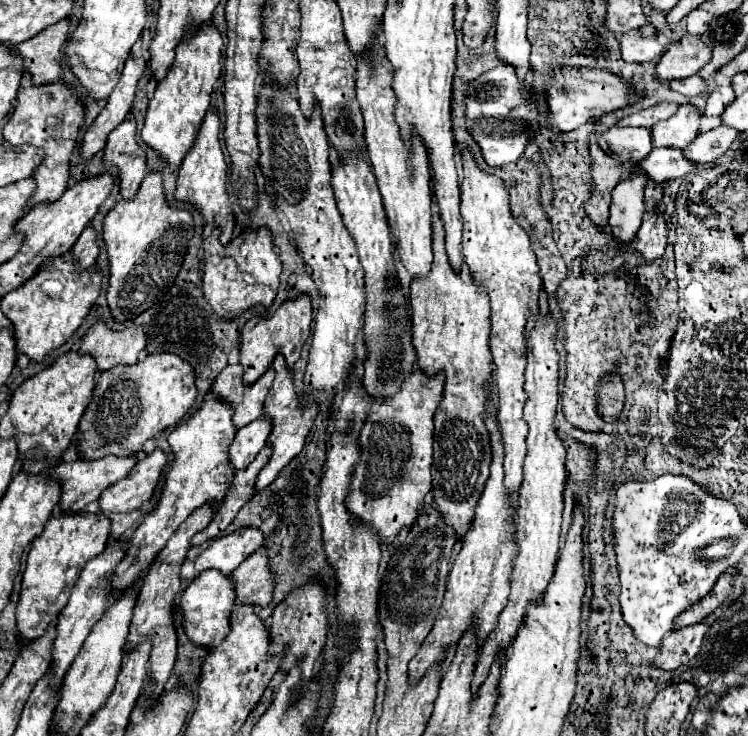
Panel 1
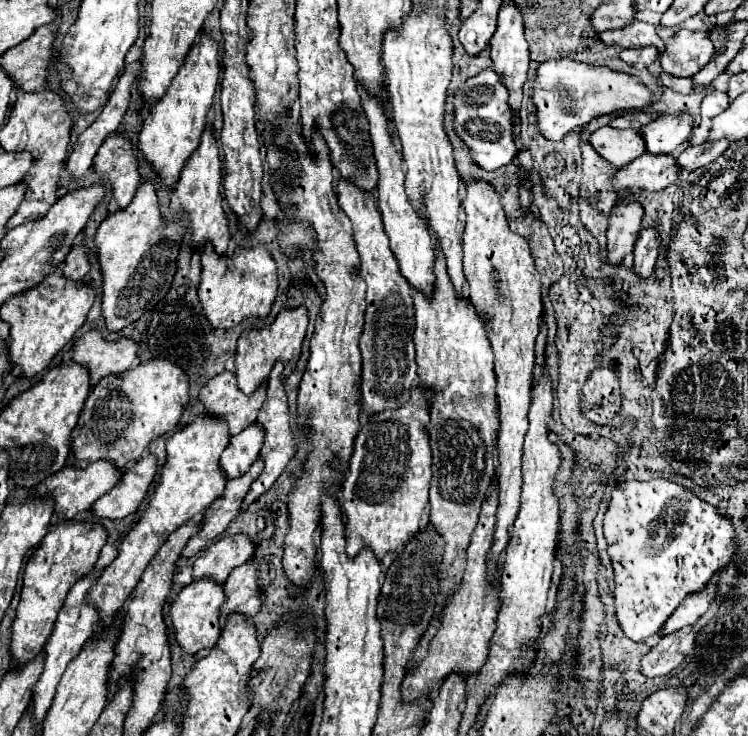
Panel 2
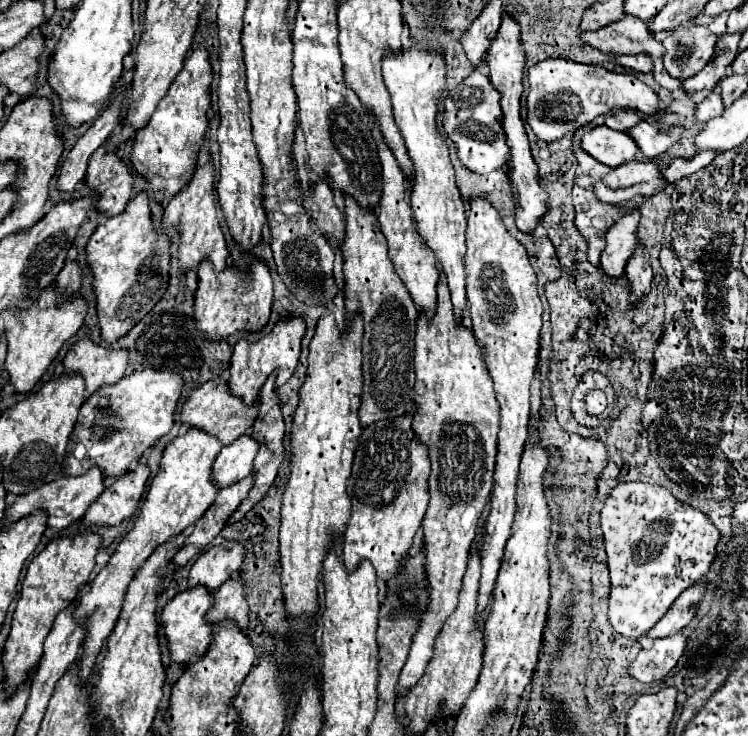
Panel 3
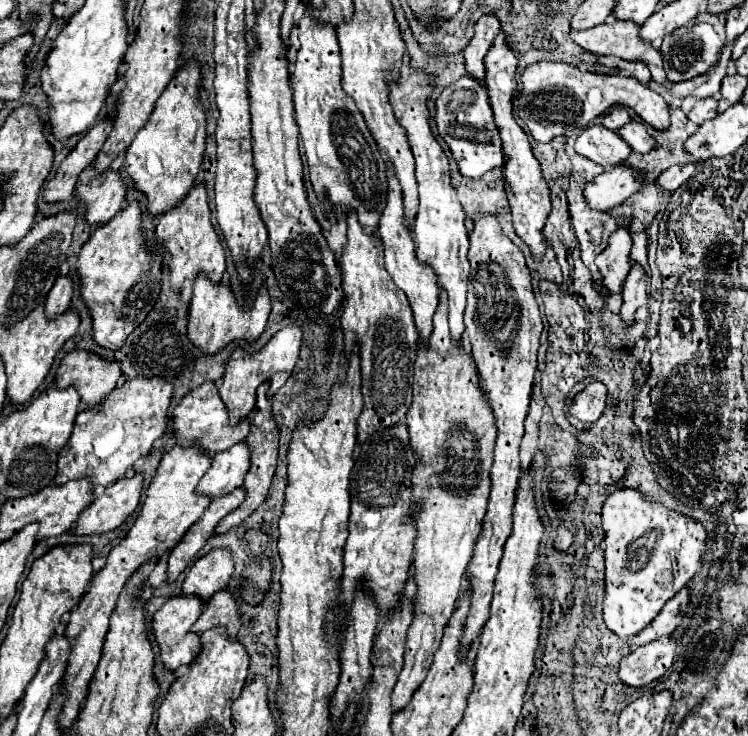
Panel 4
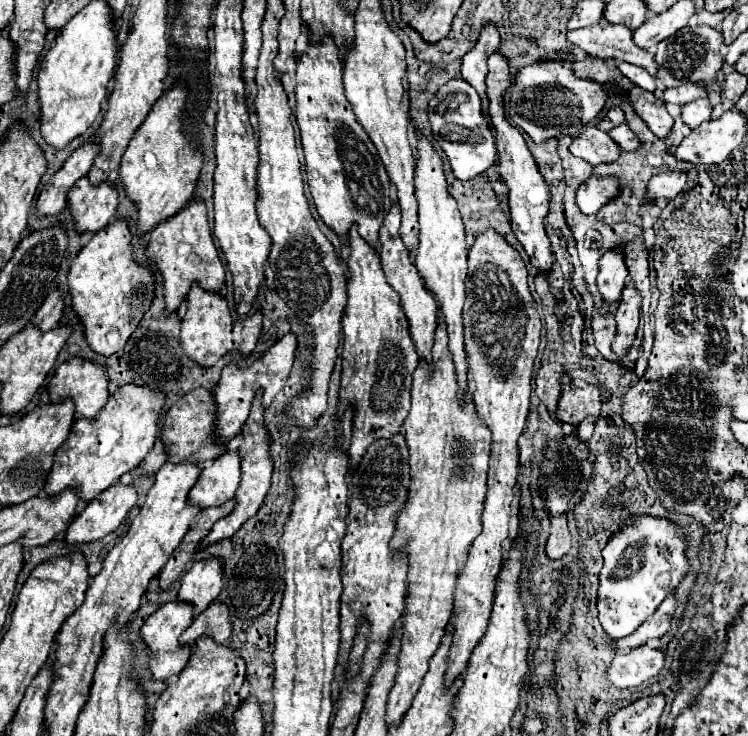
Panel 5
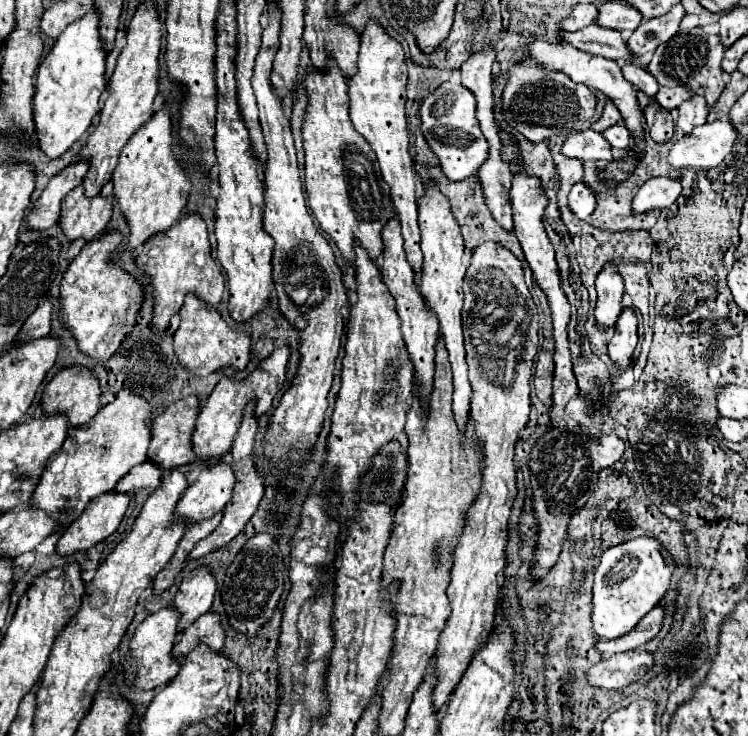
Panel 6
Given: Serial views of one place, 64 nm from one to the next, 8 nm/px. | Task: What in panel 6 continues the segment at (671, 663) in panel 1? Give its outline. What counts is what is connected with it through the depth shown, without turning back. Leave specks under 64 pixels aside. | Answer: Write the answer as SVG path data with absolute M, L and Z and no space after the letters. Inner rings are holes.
M644 650L614 654L588 670L588 684L594 688L620 690L640 680L652 664L652 654Z

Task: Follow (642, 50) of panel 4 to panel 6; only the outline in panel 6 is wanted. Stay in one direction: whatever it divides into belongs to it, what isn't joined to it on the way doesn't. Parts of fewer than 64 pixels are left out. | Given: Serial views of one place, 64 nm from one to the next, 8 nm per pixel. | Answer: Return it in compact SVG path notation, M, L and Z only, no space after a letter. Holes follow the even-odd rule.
M590 24L582 30L576 30L576 32L562 32L560 38L562 38L562 42L568 42L588 54L604 56L604 58L610 58L616 62L630 62L632 60L618 30L608 30L608 28L600 28L596 24Z

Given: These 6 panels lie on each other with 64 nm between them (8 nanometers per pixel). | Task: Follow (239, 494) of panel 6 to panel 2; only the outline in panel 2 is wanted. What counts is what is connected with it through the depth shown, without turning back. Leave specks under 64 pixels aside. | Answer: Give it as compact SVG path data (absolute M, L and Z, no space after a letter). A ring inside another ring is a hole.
M278 362L274 368L272 368L272 374L268 378L268 390L266 390L266 402L256 418L256 424L264 430L264 444L262 444L262 450L260 450L260 458L264 460L264 472L260 474L260 478L252 484L250 492L246 494L246 508L258 500L272 484L274 480L280 476L280 472L286 468L288 460L292 458L294 450L296 450L296 434L294 430L290 428L290 416L288 416L288 404L286 404L286 392L284 392L284 382L280 378L280 372L282 372L282 364Z

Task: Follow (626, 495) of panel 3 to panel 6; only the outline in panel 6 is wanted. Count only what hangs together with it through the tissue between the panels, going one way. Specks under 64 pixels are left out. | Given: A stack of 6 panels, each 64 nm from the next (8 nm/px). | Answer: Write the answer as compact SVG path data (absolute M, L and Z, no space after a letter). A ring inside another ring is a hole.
M642 536L606 550L594 572L592 588L592 628L600 638L618 638L628 634L644 614L648 614L664 596L676 570L666 550L650 536Z

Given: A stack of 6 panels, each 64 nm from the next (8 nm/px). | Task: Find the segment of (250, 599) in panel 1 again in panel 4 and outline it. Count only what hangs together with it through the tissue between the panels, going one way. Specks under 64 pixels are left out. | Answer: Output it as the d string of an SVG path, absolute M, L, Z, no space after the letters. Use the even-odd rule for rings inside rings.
M222 590L216 592L210 602L204 606L202 616L194 624L194 632L204 632L210 628L226 626L226 634L232 638L240 630L240 614L238 614L238 604L232 598L230 592Z

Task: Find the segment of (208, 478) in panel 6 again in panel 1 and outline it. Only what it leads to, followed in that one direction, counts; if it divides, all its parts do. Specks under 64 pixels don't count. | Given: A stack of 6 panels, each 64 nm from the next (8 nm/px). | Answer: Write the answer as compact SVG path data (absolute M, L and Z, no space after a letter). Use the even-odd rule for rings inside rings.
M258 418L256 422L250 422L248 426L236 432L234 442L228 448L228 456L230 462L234 464L234 470L242 470L254 460L254 456L264 448L268 434L270 434L270 420L264 418Z

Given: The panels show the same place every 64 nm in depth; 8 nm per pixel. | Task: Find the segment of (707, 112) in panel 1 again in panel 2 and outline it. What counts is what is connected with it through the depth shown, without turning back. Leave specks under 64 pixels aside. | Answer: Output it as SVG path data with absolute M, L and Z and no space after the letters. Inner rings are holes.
M714 90L714 92L706 94L706 98L702 100L700 116L702 116L702 118L714 118L714 116L718 116L720 112L724 112L726 108L728 108L728 94Z

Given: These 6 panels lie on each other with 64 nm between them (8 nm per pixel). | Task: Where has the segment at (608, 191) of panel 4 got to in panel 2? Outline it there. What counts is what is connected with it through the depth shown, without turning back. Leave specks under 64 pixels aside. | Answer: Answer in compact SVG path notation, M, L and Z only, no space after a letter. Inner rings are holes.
M642 154L638 160L622 166L614 180L612 190L616 194L622 192L656 192L678 180L676 160L668 154Z

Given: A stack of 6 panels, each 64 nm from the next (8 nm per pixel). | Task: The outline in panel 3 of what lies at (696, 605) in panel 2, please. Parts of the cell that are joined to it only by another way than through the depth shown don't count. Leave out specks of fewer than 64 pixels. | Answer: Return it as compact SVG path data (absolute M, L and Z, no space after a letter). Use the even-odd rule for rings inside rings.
M706 582L694 584L692 588L682 592L682 596L678 600L674 600L674 604L670 606L670 612L666 616L662 616L662 620L658 620L658 624L654 628L650 628L650 632L646 632L646 638L664 638L664 636L680 632L684 626L688 626L688 622L696 614L694 606L698 604L698 600L702 600L704 592L706 592Z

